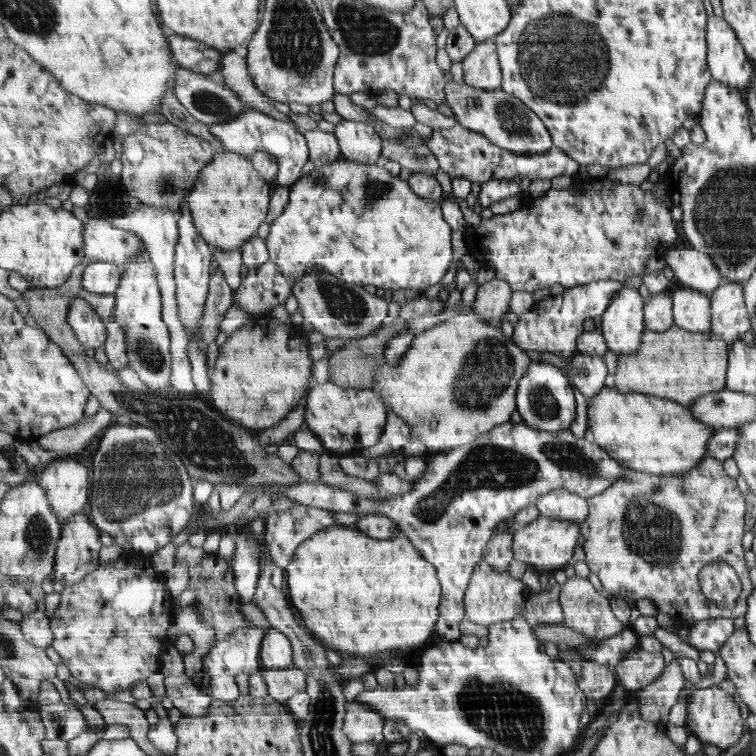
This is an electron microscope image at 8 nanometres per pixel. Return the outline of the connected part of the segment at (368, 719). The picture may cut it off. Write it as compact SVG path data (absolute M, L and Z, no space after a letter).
M349 702L343 731L354 743L377 742L384 744L384 730L390 723L381 712L359 702Z

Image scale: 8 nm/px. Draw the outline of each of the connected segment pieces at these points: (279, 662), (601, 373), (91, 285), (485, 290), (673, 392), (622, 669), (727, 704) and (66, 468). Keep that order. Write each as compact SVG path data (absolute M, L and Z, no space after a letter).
M270 628L262 643L262 668L265 670L292 669L293 660L290 639L282 631Z
M575 354L571 360L571 382L586 399L597 396L605 388L607 380L607 364L600 356Z
M94 262L83 272L83 288L95 294L115 294L121 285L125 267L109 262Z
M495 276L490 281L483 283L477 292L477 300L471 309L481 321L501 320L509 313L513 289L511 283Z
M673 326L667 332L647 330L635 354L621 354L614 374L615 388L621 394L639 392L691 405L705 394L727 389L730 345L715 332L694 333Z
M643 648L627 654L615 668L615 676L630 692L636 693L653 684L665 672L665 660L661 652L649 652Z
M707 683L696 687L693 691L693 697L687 705L685 724L700 742L713 744L724 751L735 746L745 732L743 731L745 718L743 718L741 706L733 700L732 693L721 689L720 685L713 686Z
M71 455L47 464L39 484L46 490L53 512L63 525L71 516L88 511L90 502L89 468Z

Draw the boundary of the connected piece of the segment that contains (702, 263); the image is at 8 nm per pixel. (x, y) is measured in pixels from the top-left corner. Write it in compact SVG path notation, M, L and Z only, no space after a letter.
M671 248L662 255L674 278L689 288L712 294L725 281L710 254L689 248Z

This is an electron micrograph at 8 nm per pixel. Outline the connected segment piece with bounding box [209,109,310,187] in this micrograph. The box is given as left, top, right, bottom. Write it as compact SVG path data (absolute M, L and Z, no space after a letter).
M247 110L232 122L211 125L209 131L222 143L225 151L249 157L258 151L273 154L280 165L277 185L292 187L302 177L303 166L310 161L308 134L299 132L294 124L278 120L259 111Z

